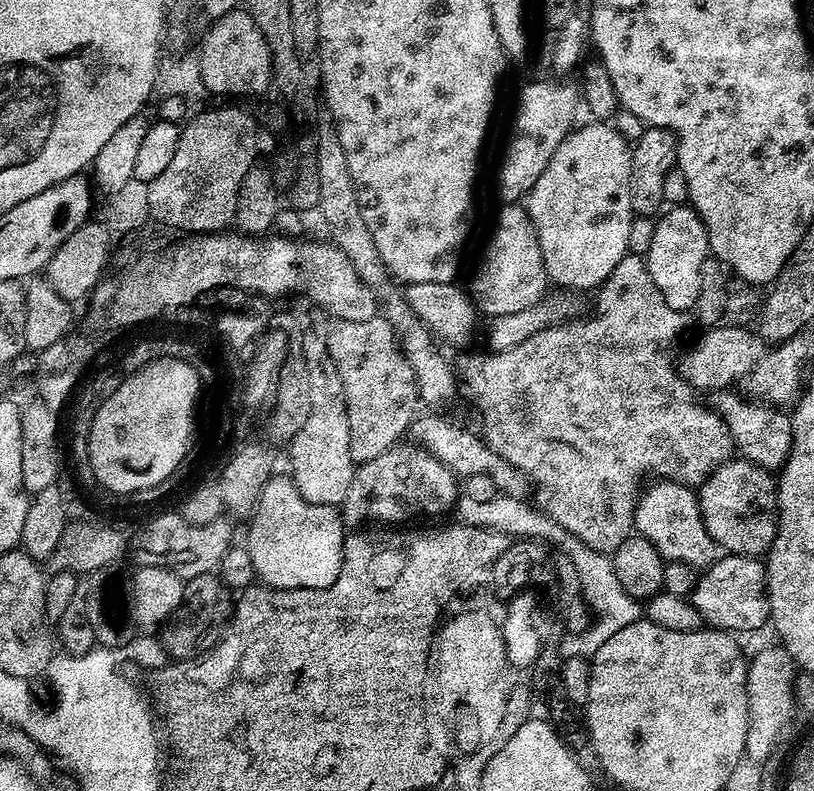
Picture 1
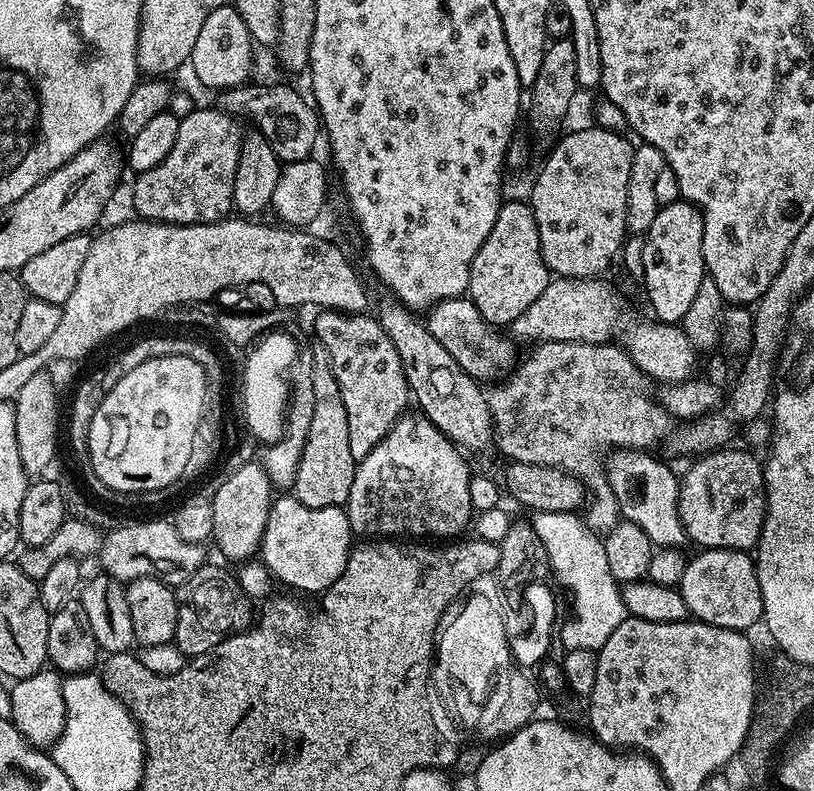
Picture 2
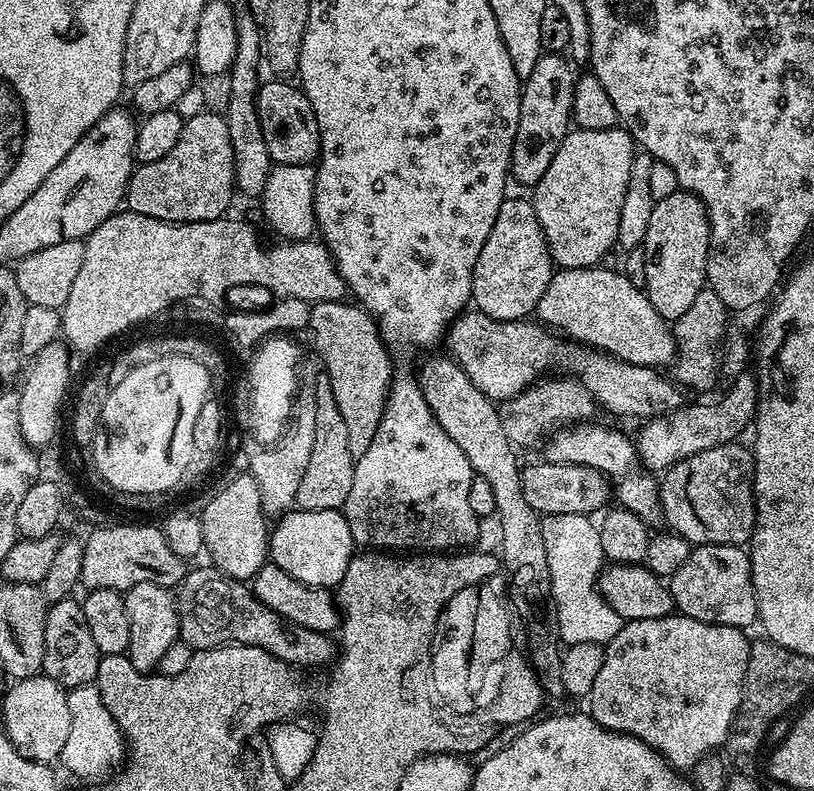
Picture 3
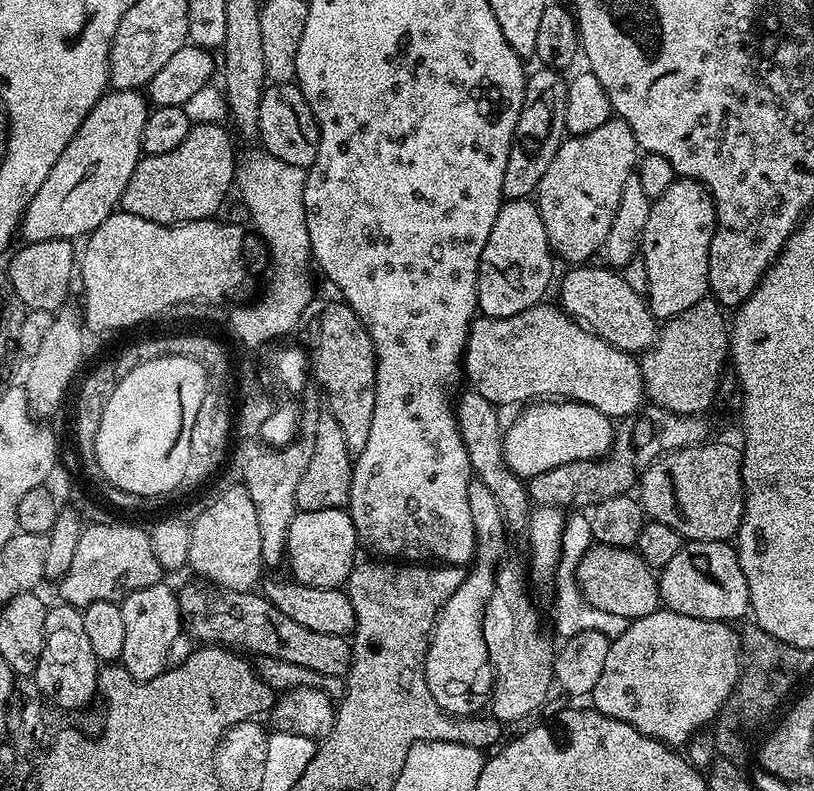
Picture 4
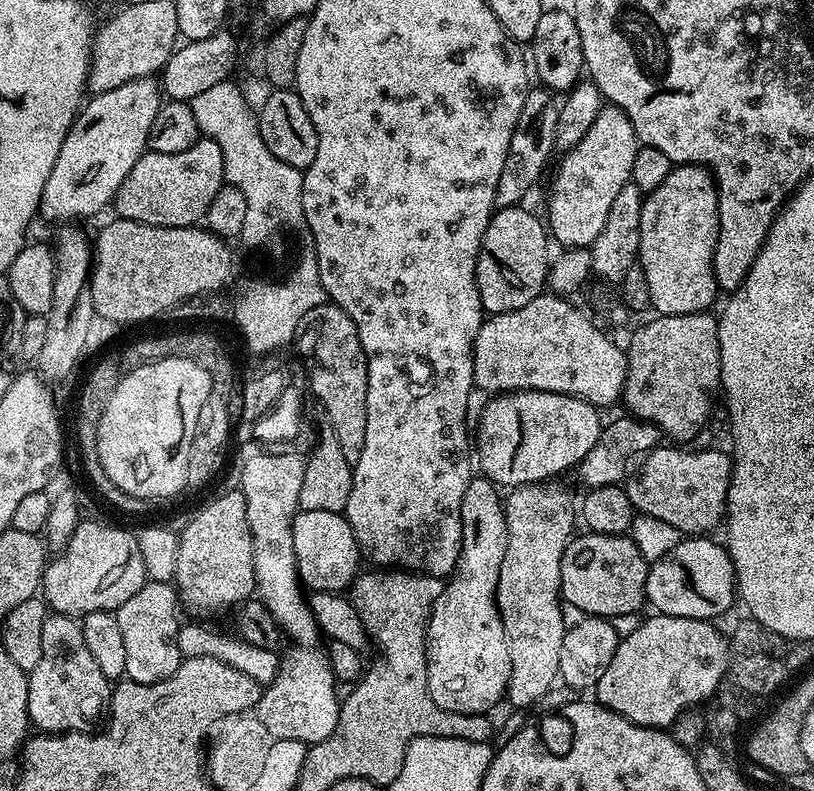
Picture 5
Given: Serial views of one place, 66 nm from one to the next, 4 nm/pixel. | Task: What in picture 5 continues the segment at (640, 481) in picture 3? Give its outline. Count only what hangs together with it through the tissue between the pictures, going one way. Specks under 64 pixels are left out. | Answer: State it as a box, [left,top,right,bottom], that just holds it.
[474,392,602,490]

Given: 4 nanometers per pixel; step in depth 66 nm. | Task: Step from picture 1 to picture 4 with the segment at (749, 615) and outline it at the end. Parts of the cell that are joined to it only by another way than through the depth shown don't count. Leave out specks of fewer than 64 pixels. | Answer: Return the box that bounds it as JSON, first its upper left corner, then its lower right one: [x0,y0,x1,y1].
[658,540,750,622]

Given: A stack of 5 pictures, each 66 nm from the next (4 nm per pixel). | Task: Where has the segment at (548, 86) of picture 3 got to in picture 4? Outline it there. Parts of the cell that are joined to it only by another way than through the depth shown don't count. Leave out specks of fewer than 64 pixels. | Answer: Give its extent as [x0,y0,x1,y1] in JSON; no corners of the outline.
[502,66,568,200]

